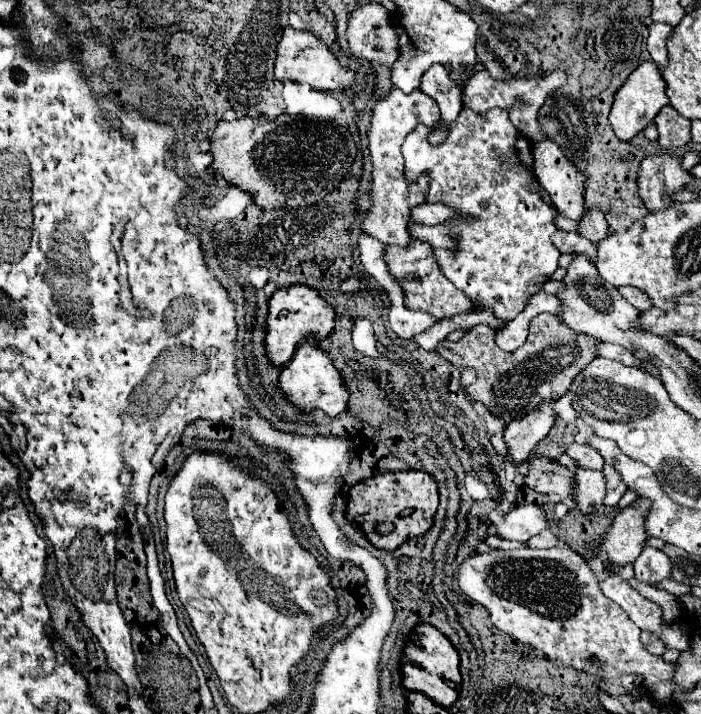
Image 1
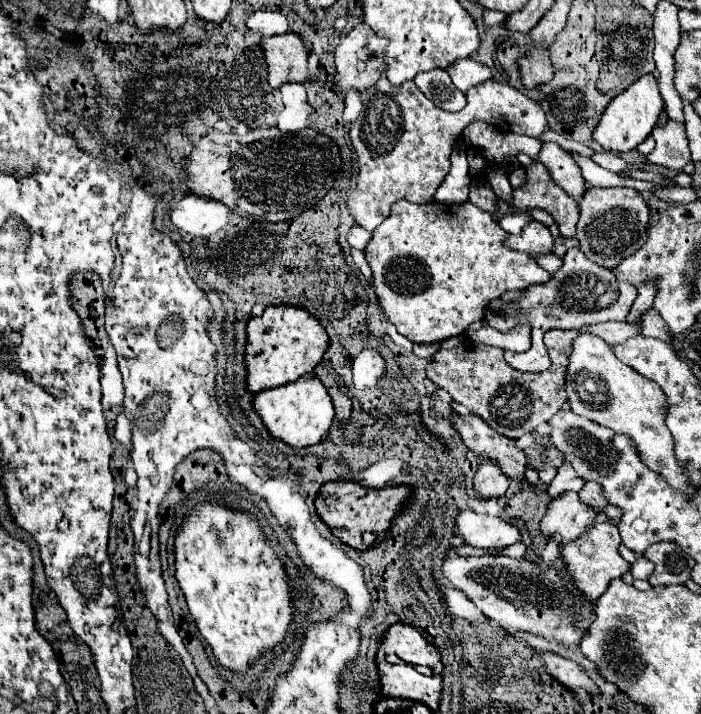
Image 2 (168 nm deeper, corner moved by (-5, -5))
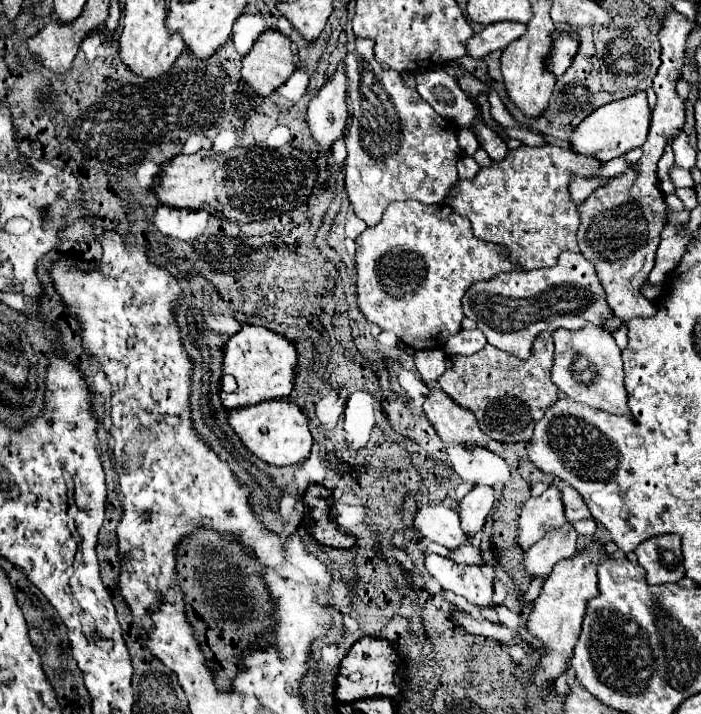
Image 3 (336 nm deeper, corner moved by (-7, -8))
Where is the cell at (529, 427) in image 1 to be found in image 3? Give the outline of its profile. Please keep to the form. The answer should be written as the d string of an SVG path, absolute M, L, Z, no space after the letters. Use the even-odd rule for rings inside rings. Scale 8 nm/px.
M475 486L461 502L459 502L459 518L465 536L475 536L483 524L487 514L491 512L495 502L495 490L491 486Z

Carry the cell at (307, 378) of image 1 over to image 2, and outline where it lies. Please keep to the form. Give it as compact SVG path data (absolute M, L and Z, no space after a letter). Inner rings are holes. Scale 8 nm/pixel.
M313 373L309 377L301 377L293 383L257 393L253 405L255 405L257 413L261 415L265 427L271 431L271 435L275 439L289 443L291 447L307 447L307 445L319 443L323 437L327 437L327 433L333 425L333 419L335 419L333 401L331 401L325 385Z

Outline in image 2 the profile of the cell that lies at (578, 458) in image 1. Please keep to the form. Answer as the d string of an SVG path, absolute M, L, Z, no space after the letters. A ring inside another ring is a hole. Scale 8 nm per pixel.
M563 463L561 467L559 467L559 471L557 471L557 477L549 483L549 495L555 499L555 497L559 497L561 493L565 493L565 491L577 491L577 489L581 489L585 485L585 481L583 479L579 479L577 477L577 473L575 473L575 469L571 469L571 463Z

